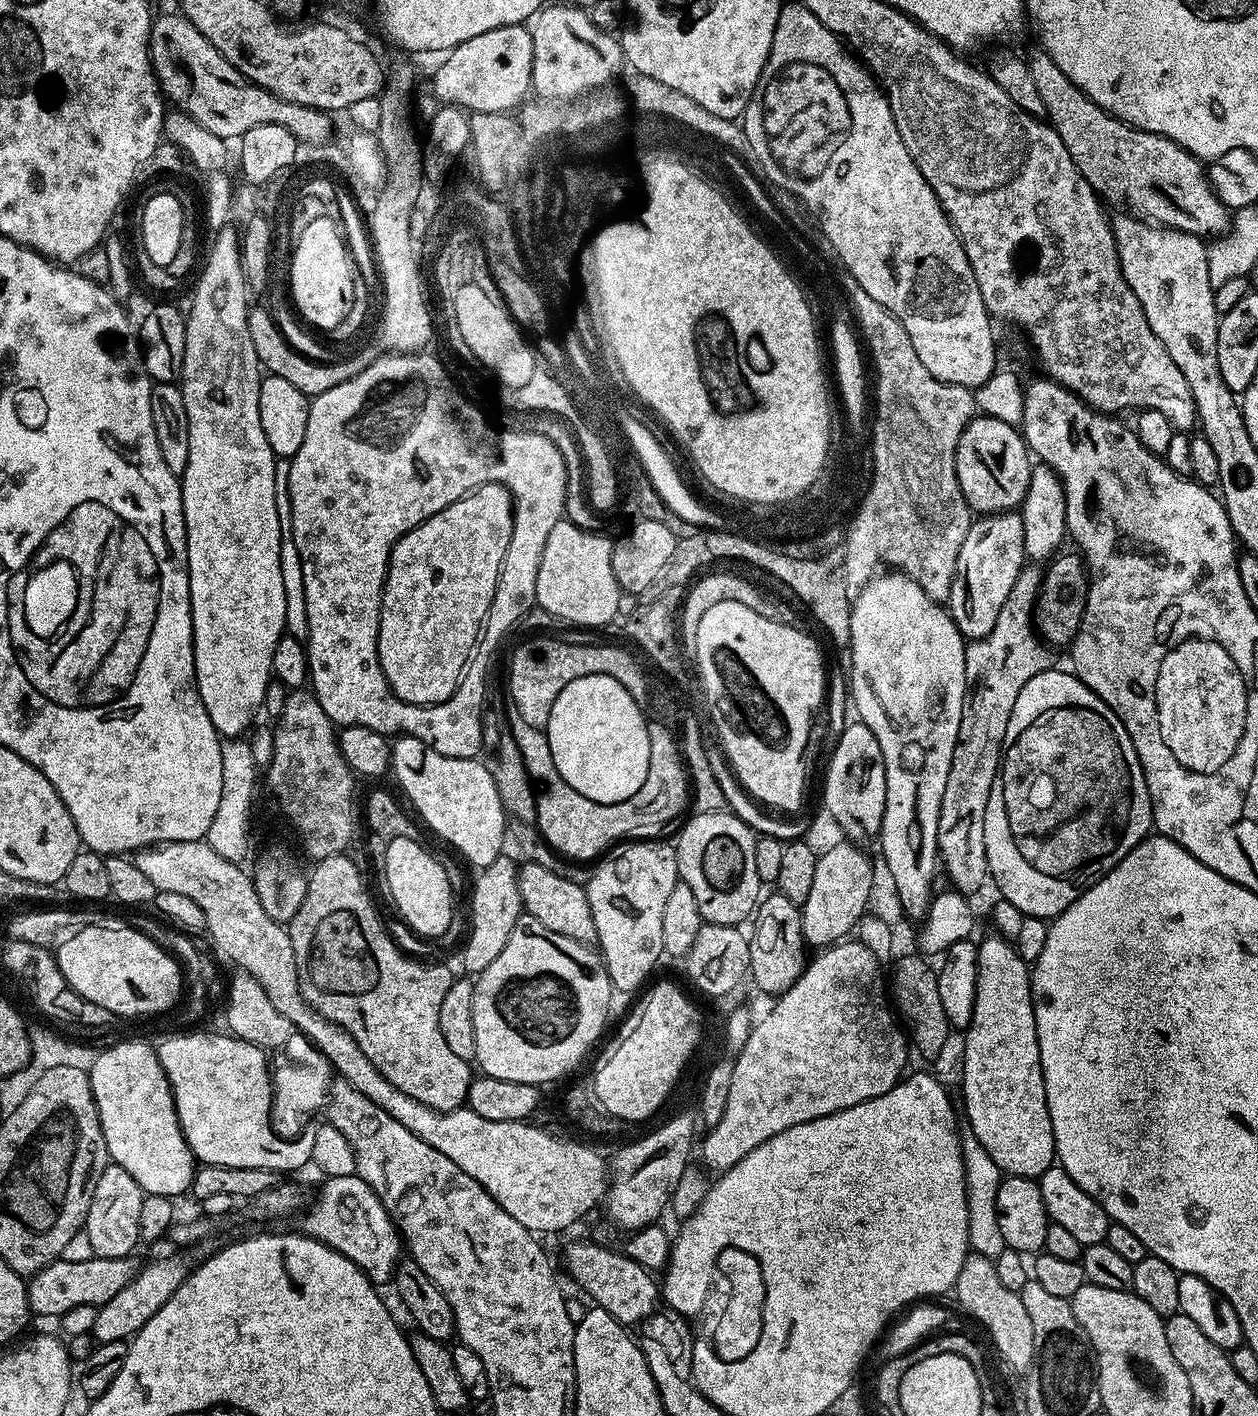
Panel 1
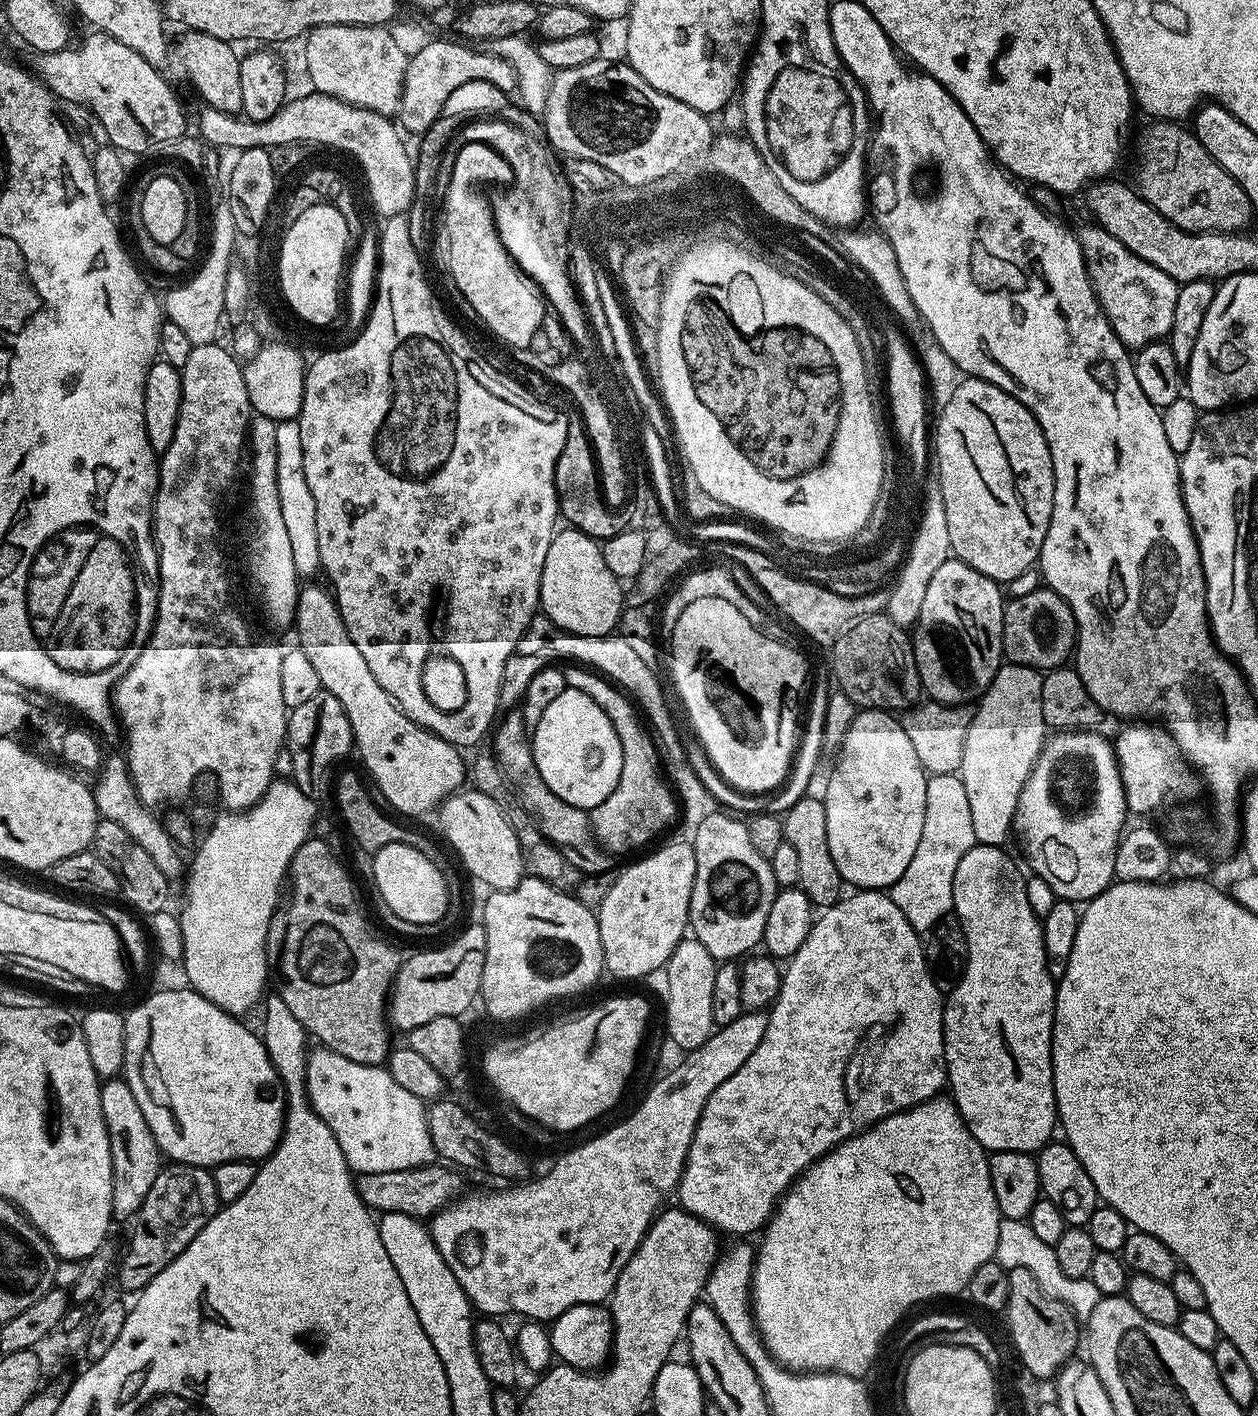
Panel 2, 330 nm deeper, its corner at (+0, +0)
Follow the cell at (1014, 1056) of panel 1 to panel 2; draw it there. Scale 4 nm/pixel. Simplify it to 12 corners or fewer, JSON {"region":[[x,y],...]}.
{"region":[[954,870],[947,1087],[989,1153],[1058,1124],[1057,981],[1025,873]]}

